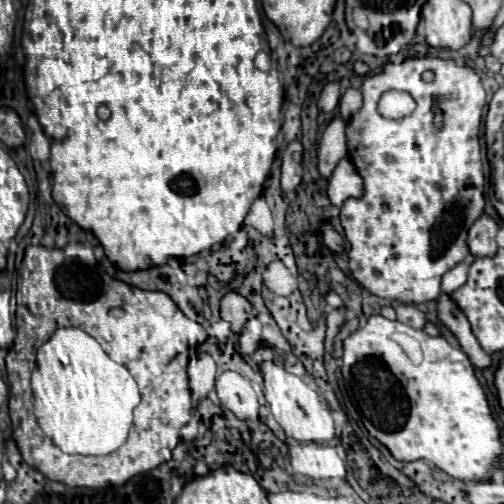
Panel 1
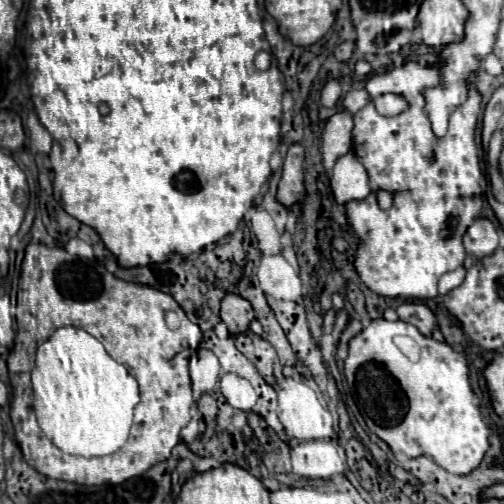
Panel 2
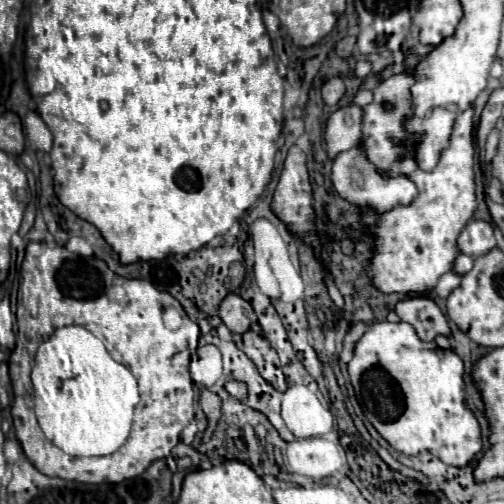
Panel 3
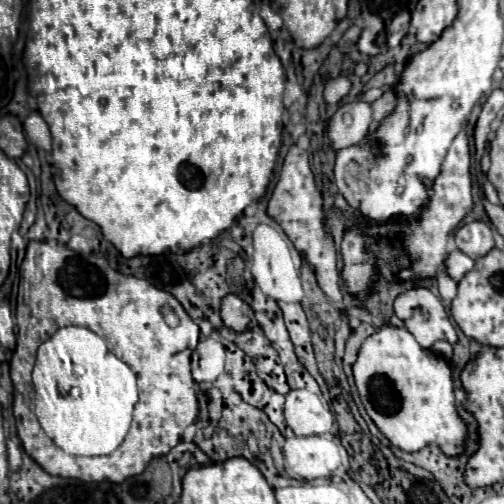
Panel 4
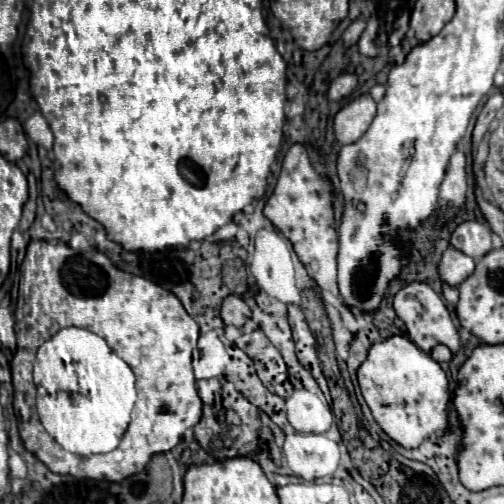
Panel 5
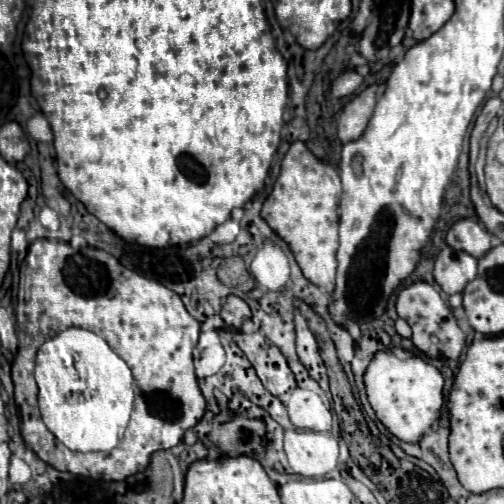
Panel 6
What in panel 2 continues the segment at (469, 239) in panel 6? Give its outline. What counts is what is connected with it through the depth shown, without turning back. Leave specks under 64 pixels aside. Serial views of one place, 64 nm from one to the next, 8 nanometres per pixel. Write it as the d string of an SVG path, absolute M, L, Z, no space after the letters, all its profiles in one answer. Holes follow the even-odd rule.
M476 218L464 236L464 248L474 258L490 256L498 248L496 226L488 218Z

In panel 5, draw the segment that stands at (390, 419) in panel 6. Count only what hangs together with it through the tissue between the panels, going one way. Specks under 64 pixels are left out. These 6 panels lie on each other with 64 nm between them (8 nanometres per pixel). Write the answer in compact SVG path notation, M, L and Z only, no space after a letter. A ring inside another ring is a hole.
M392 334L370 344L366 360L358 366L358 384L374 420L400 446L418 448L424 440L450 432L450 386L446 372L406 334Z

